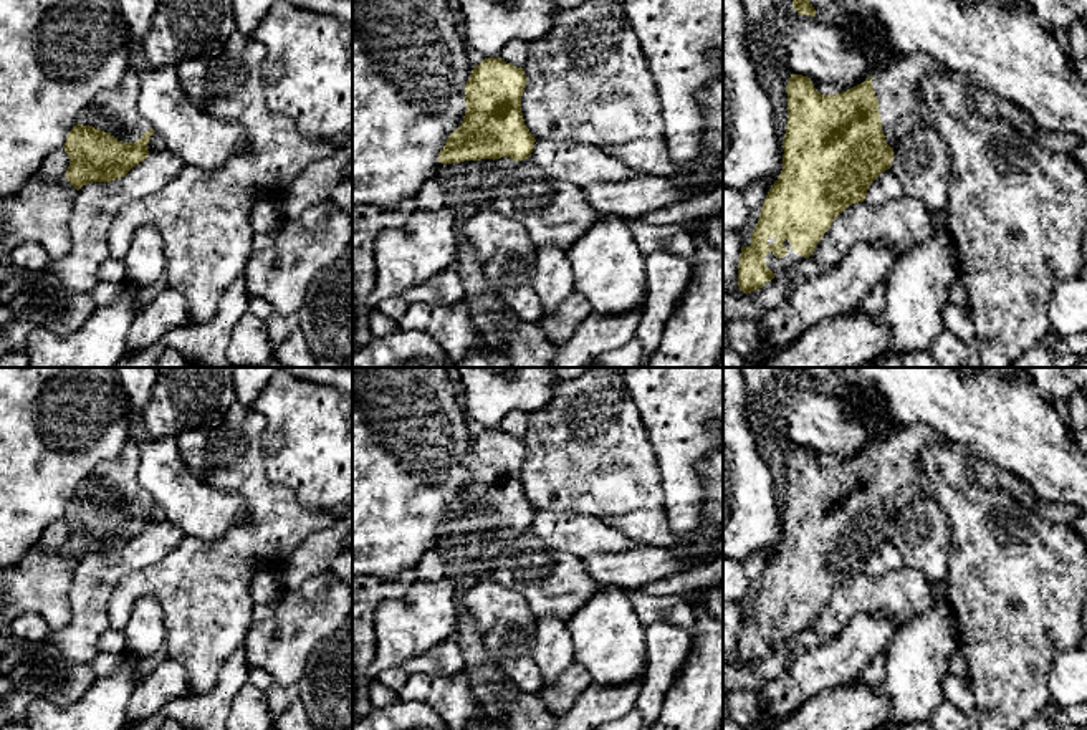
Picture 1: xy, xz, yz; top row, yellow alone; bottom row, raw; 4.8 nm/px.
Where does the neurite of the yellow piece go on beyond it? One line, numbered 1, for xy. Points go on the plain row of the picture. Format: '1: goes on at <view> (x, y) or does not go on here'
1: goes on at xy (116, 482)

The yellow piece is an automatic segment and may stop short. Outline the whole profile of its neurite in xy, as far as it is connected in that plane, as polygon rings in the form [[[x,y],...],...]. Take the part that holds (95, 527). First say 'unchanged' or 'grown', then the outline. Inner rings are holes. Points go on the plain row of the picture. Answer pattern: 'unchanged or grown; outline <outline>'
grown; outline [[[129,439],[121,455],[101,463],[68,503],[63,520],[69,528],[69,536],[65,548],[76,561],[89,553],[121,550],[149,526],[147,515],[154,503],[139,483],[139,445]]]

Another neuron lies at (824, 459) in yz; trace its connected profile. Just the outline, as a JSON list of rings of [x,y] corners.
[[[862,447],[855,452],[847,452],[847,454],[826,454],[826,452],[817,452],[817,450],[811,450],[814,459],[817,460],[817,463],[821,465],[836,465],[836,463],[842,463],[847,462],[860,454],[864,454],[869,447]]]

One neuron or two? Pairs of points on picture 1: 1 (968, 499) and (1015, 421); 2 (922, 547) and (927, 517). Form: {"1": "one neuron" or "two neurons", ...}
{"1": "two neurons", "2": "one neuron"}

